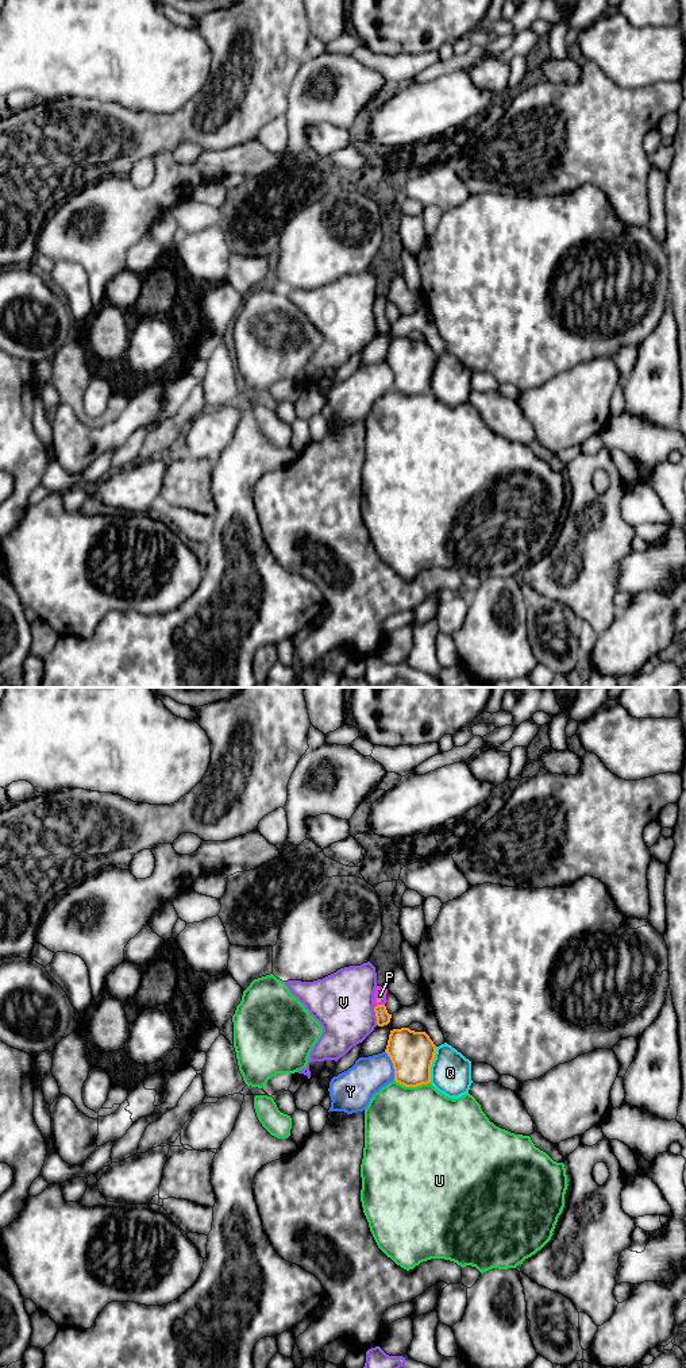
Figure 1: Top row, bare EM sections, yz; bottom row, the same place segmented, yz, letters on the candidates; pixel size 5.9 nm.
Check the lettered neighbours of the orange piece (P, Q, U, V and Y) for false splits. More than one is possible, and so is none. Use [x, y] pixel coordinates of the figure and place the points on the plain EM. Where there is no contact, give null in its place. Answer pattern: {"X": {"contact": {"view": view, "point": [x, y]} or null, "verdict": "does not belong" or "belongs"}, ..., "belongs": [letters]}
{"P": {"contact": {"view": "yz", "point": [380, 313]}, "verdict": "belongs"}, "Q": {"contact": {"view": "yz", "point": [431, 373]}, "verdict": "does not belong"}, "U": {"contact": {"view": "yz", "point": [412, 395]}, "verdict": "does not belong"}, "V": {"contact": {"view": "yz", "point": [376, 324]}, "verdict": "does not belong"}, "Y": {"contact": {"view": "yz", "point": [393, 374]}, "verdict": "does not belong"}, "belongs": ["P"]}

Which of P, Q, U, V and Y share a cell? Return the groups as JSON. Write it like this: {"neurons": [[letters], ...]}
{"neurons": [["P"], ["Q"], ["U"], ["V"], ["Y"]]}

